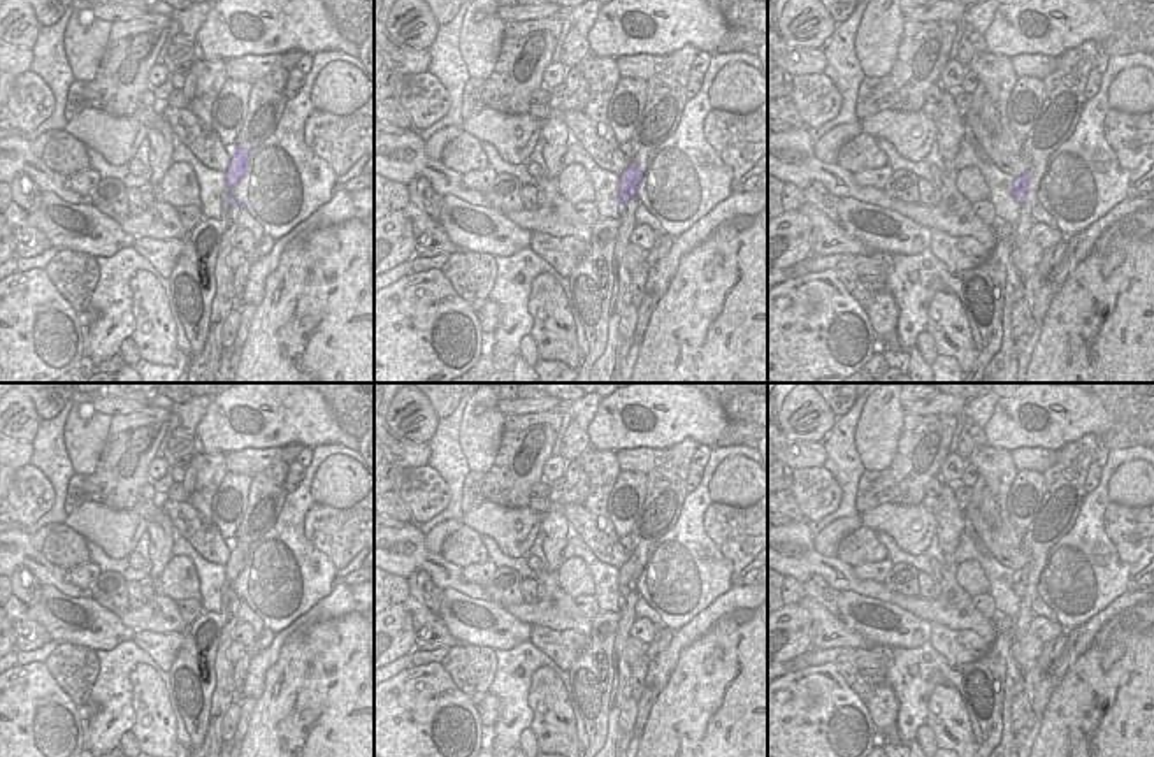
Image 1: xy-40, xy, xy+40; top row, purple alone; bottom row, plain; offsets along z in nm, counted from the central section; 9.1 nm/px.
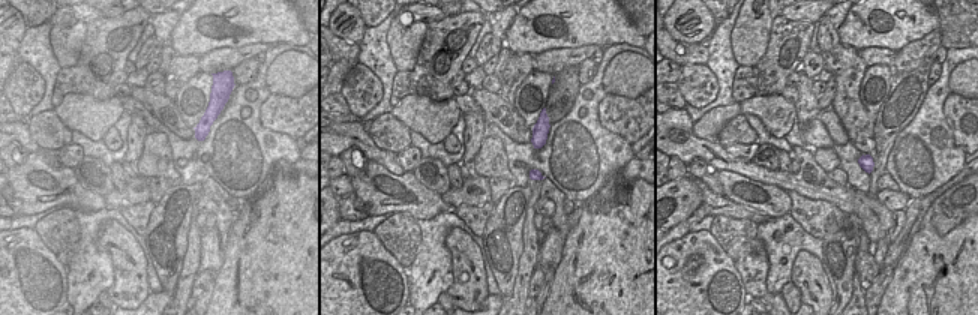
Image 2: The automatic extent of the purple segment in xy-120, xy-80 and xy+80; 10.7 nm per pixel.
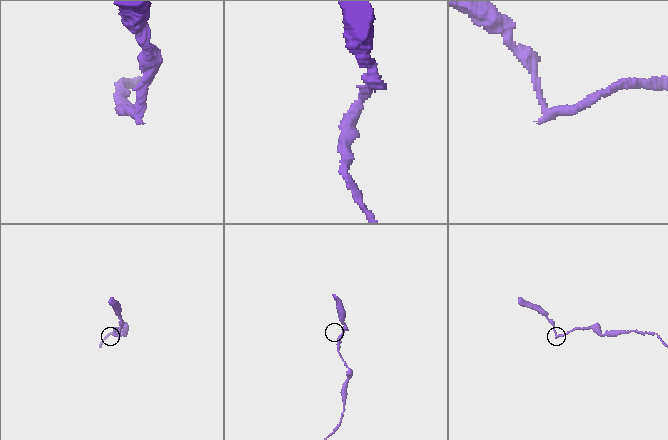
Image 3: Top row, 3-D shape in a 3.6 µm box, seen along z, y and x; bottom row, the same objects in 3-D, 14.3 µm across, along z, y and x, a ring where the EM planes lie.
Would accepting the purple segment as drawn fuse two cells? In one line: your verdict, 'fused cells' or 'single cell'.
fused cells

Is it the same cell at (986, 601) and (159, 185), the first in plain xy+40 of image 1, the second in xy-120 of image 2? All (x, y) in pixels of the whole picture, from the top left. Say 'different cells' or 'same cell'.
same cell

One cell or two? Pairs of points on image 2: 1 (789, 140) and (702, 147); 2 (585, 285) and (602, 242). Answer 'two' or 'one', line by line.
1: two
2: one

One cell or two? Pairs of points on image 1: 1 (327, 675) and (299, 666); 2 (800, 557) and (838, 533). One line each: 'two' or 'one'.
1: one
2: two

